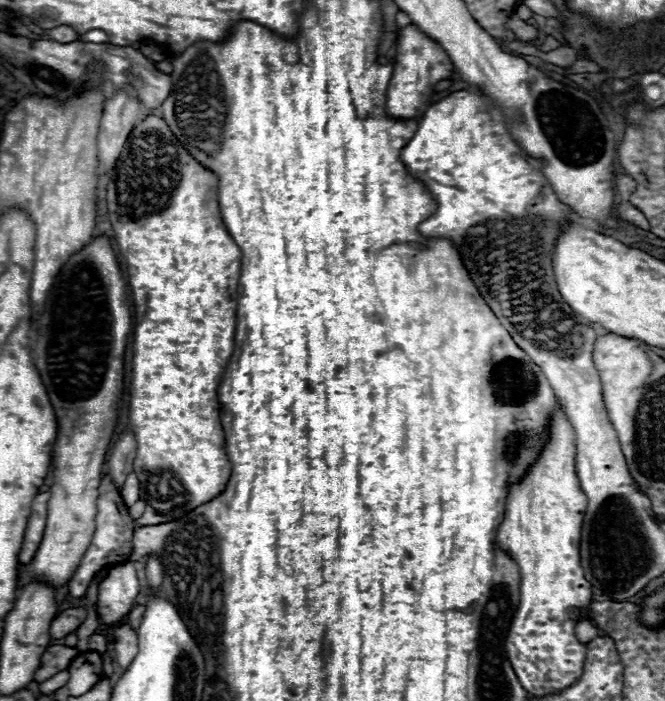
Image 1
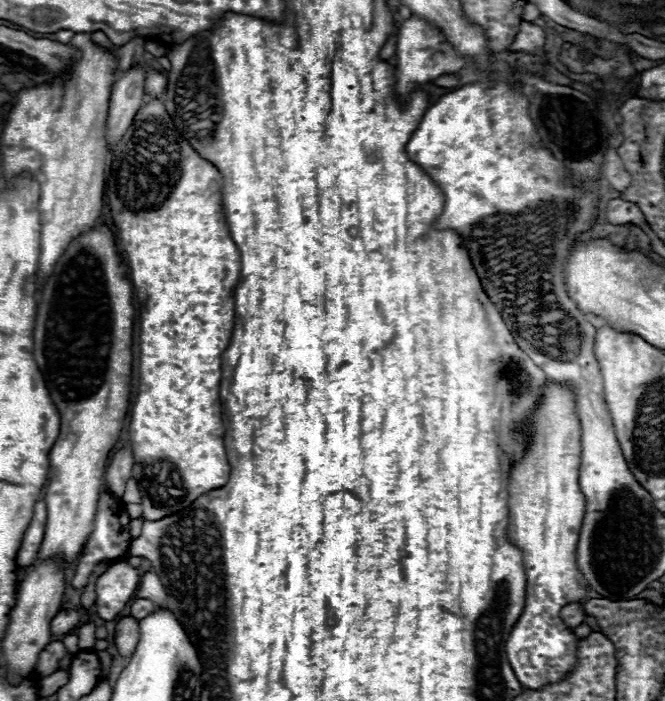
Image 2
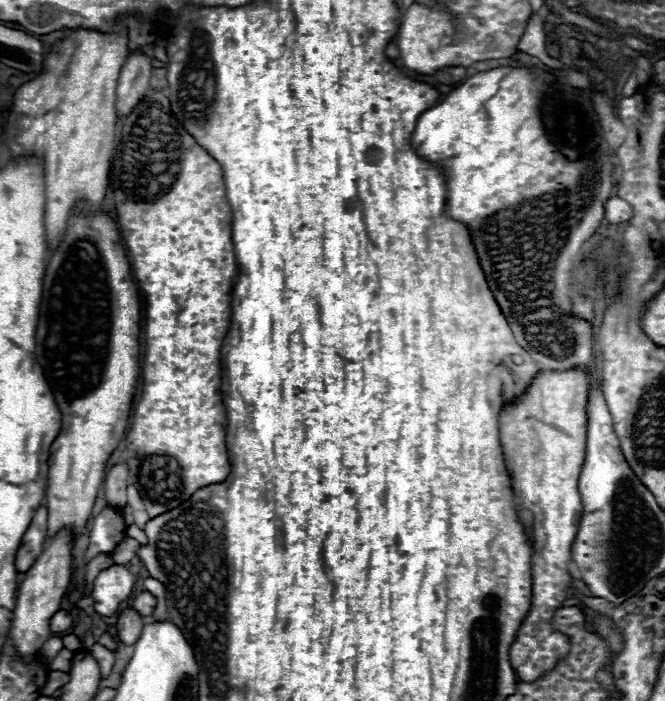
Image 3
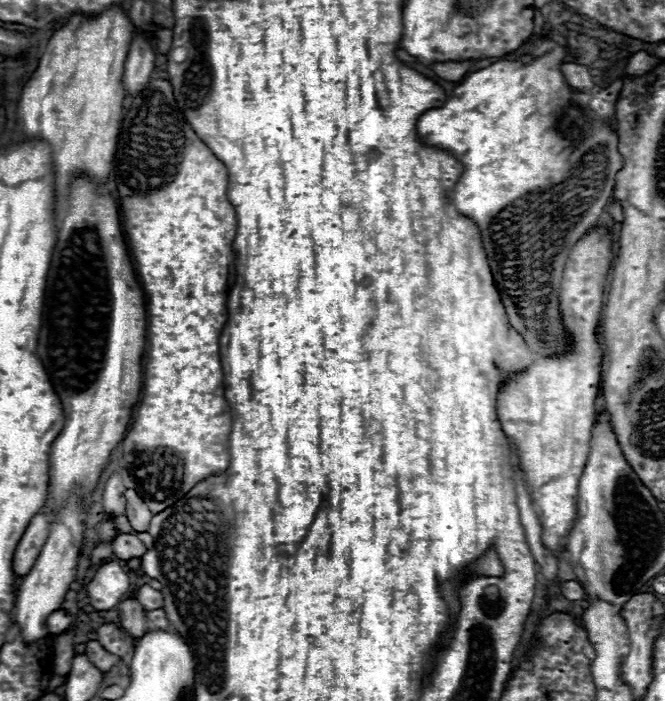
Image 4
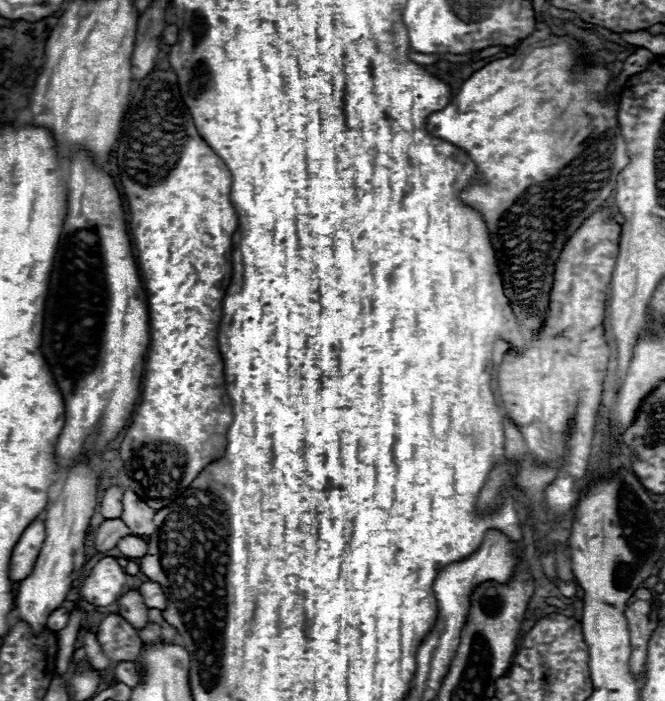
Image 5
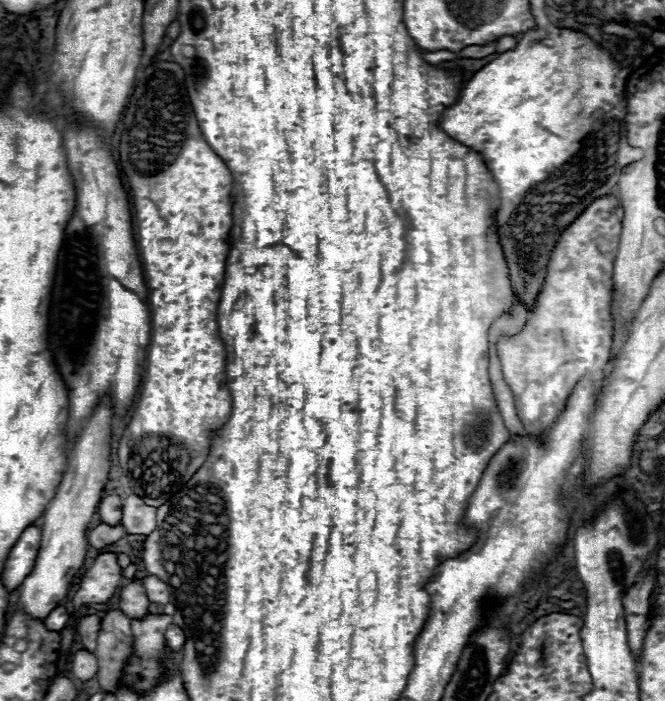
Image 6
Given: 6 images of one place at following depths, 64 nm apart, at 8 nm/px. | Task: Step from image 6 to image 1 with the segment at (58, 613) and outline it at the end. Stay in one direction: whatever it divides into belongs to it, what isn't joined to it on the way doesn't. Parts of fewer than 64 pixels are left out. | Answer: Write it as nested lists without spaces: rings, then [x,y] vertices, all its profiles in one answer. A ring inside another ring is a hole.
[[[84,606],[64,610],[62,614],[58,614],[52,620],[52,626],[50,626],[52,638],[64,638],[64,636],[68,636],[70,632],[74,632],[84,622],[84,618],[86,618]]]

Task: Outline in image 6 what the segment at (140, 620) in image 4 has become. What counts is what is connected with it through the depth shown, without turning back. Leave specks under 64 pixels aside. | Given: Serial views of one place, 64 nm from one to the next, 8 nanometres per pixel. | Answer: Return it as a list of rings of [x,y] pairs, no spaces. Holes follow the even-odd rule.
[[[134,578],[130,584],[126,584],[120,590],[118,606],[128,618],[144,618],[148,614],[148,606],[150,606],[146,590],[144,590],[144,582]]]

